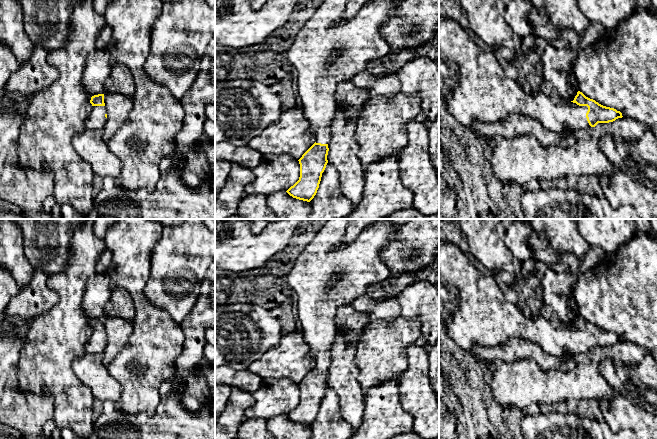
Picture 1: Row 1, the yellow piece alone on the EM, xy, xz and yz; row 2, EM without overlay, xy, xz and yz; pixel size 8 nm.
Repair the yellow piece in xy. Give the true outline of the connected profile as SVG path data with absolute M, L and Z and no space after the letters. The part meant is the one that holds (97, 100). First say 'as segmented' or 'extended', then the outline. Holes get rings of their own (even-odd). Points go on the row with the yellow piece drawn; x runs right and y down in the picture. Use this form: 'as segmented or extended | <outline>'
extended | M98 94L91 97L90 103L93 108L85 120L87 129L102 129L106 123L106 107L104 103L104 94Z

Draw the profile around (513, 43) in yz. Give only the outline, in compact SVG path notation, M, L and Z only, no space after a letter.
M459 0L469 27L490 48L506 47L514 58L522 55L521 40L505 20L506 5L511 0Z

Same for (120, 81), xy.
M113 63L108 80L105 83L105 94L123 94L132 97L135 92L133 76L122 63Z

